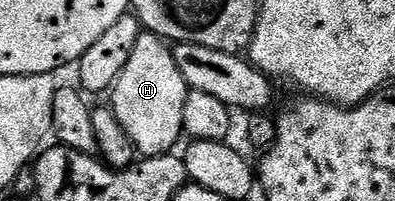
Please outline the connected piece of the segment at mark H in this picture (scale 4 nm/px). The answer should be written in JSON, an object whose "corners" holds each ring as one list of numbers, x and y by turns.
{"corners":[[140,31,133,55,109,93,109,107,140,157,166,156,174,149,171,147,184,135,183,115,188,91,181,70,177,70,172,45,157,34]]}

